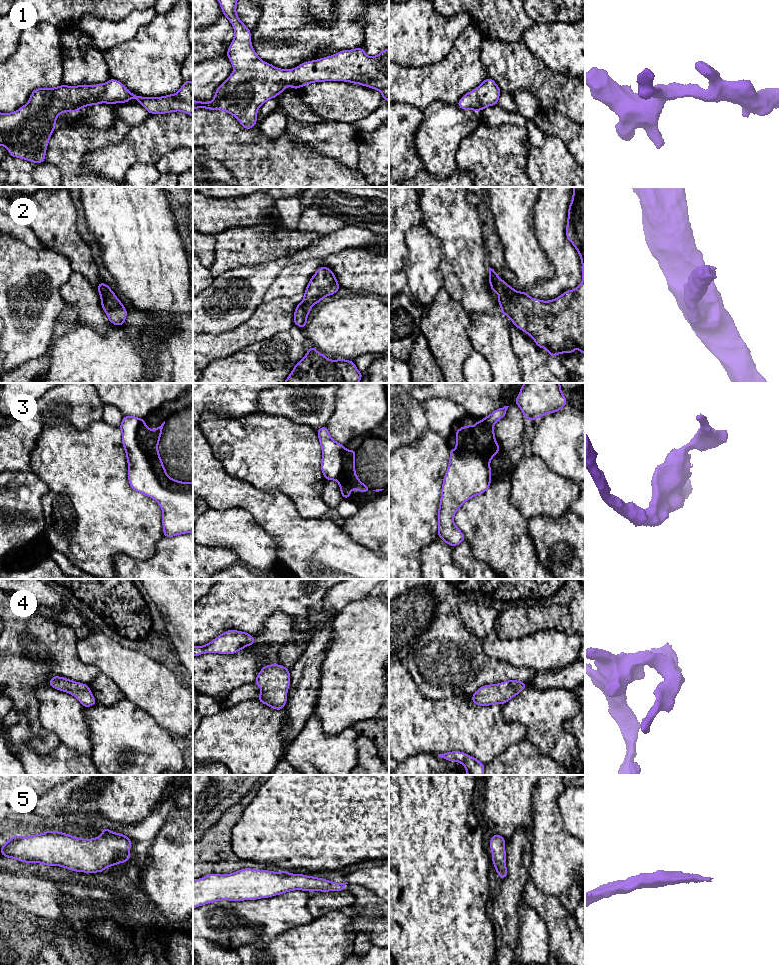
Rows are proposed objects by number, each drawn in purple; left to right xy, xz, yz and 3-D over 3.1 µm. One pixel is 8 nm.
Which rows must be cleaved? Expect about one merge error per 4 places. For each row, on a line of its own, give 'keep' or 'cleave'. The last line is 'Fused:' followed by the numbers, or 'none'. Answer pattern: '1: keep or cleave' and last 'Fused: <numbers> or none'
1: keep
2: keep
3: cleave
4: keep
5: keep
Fused: 3

